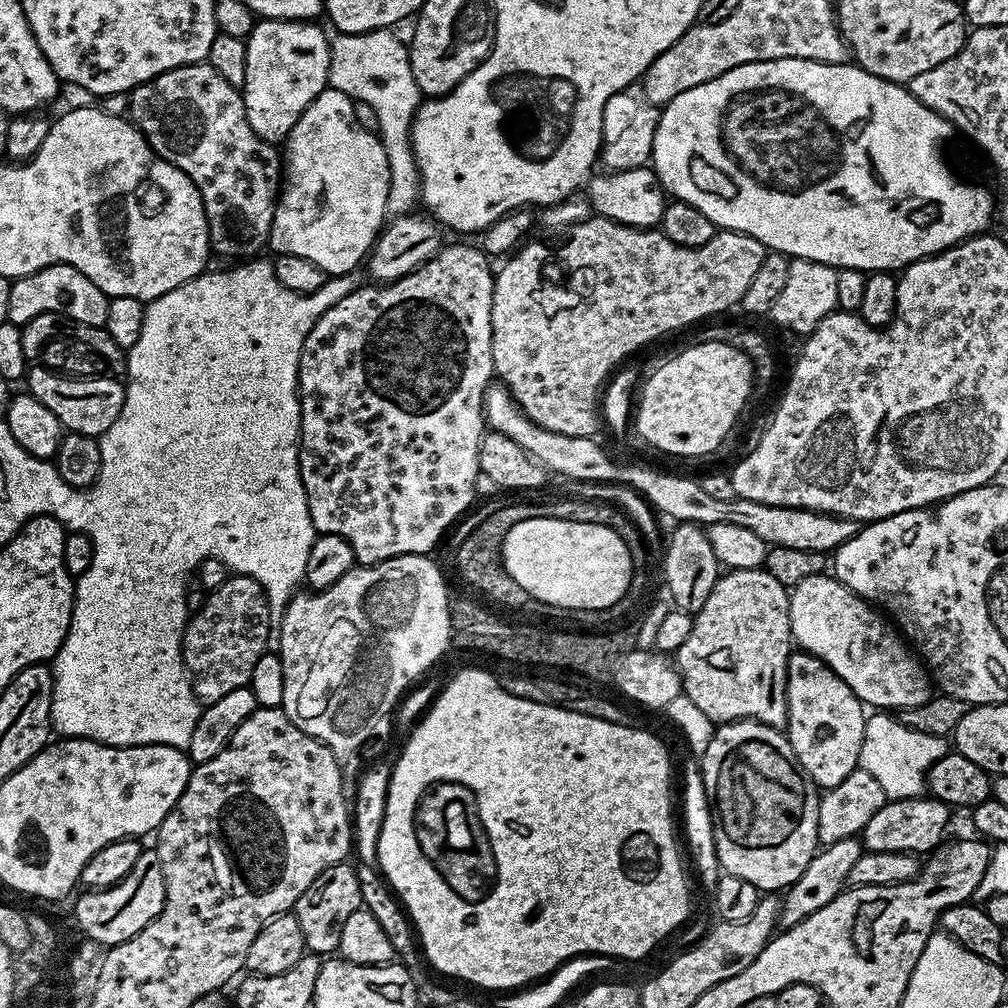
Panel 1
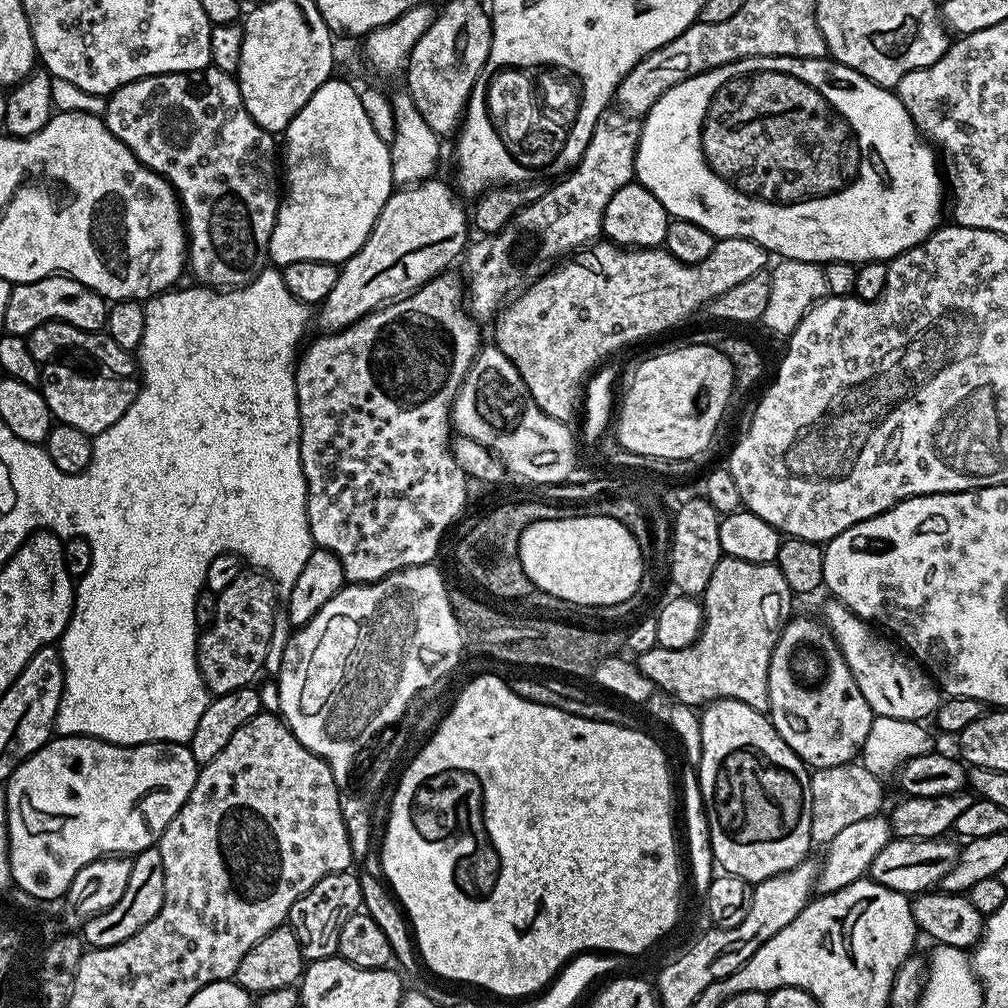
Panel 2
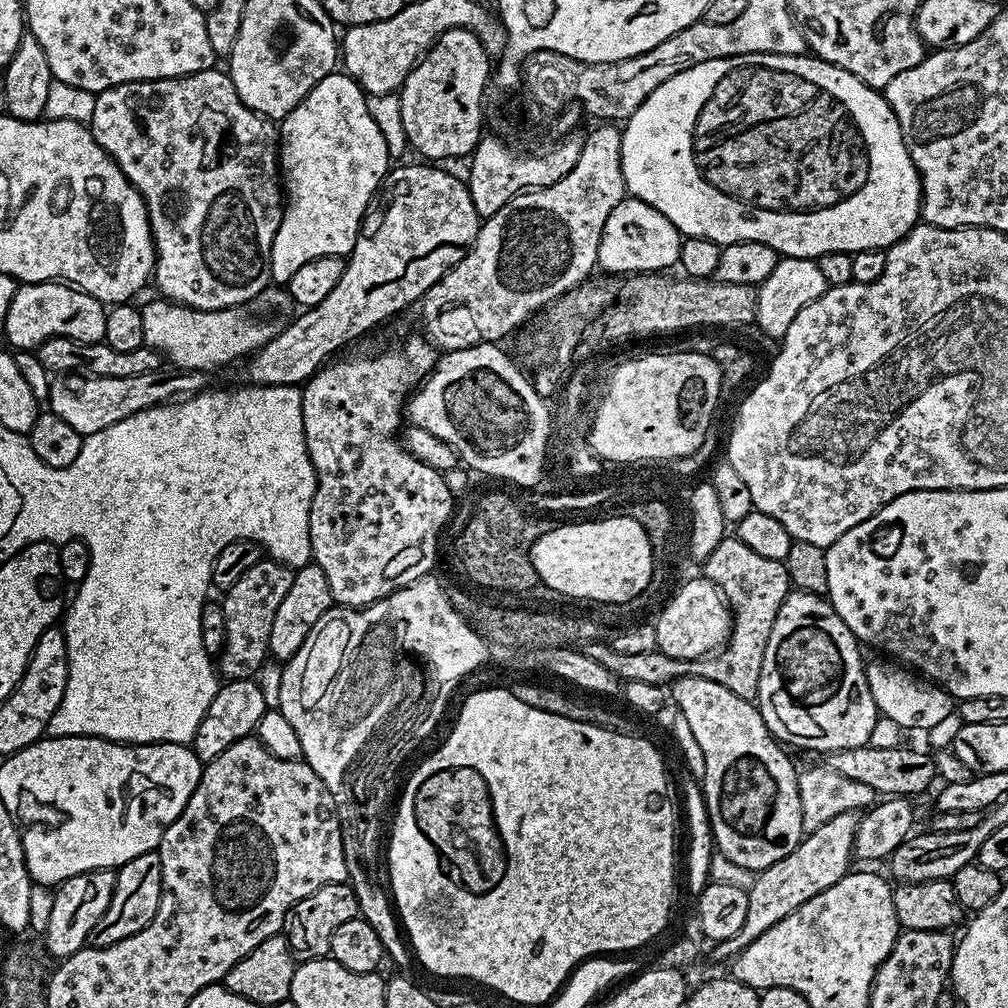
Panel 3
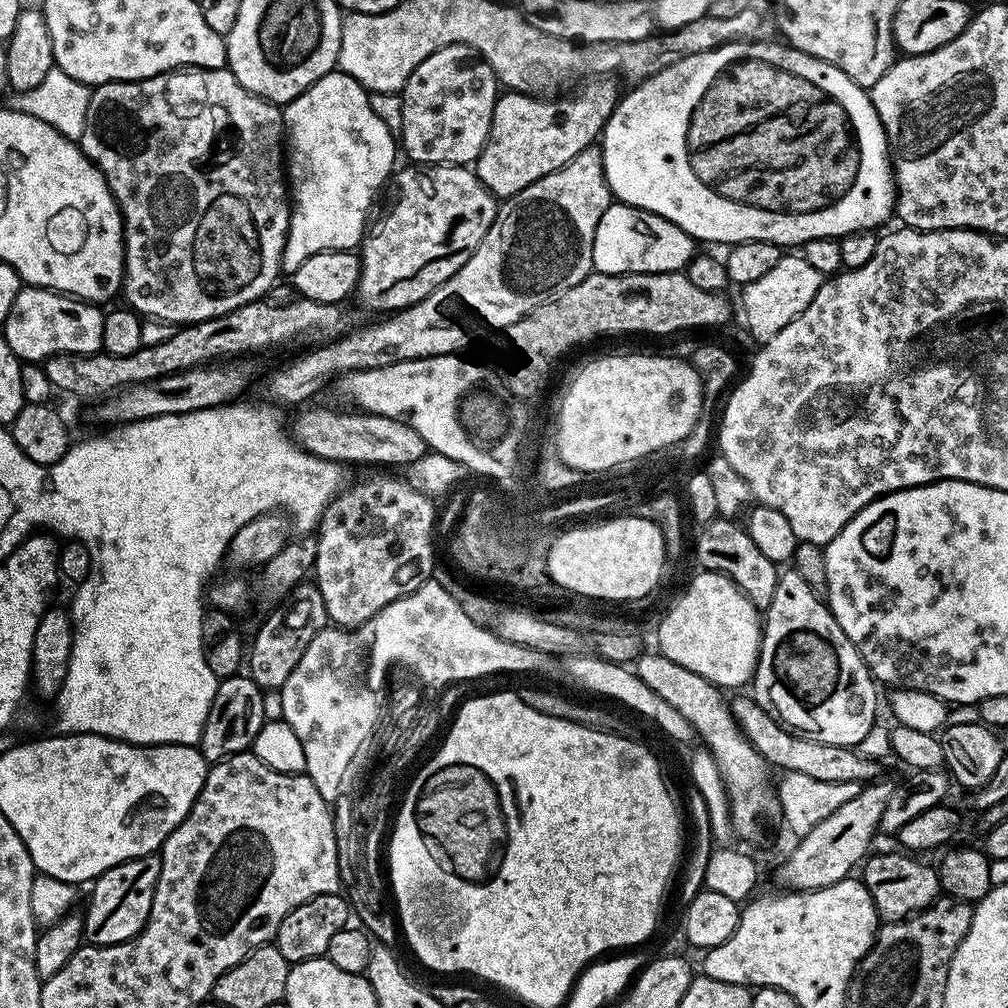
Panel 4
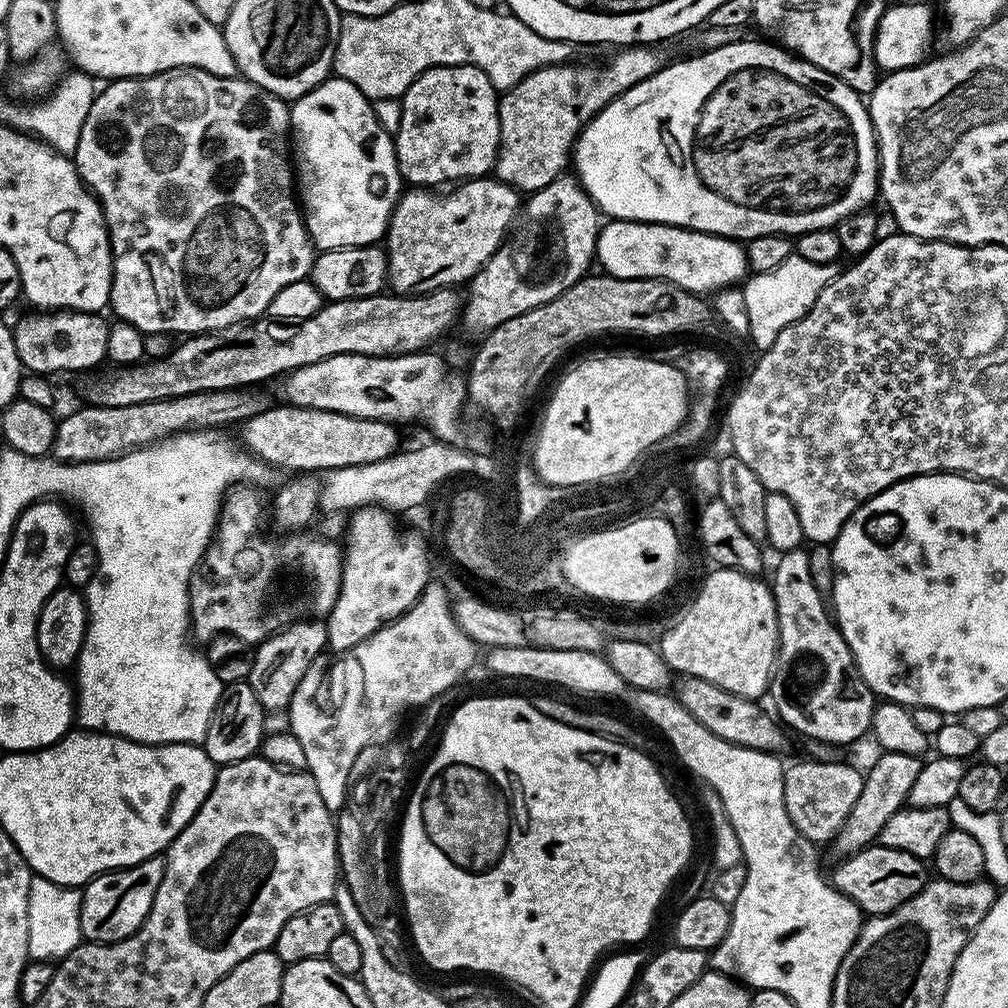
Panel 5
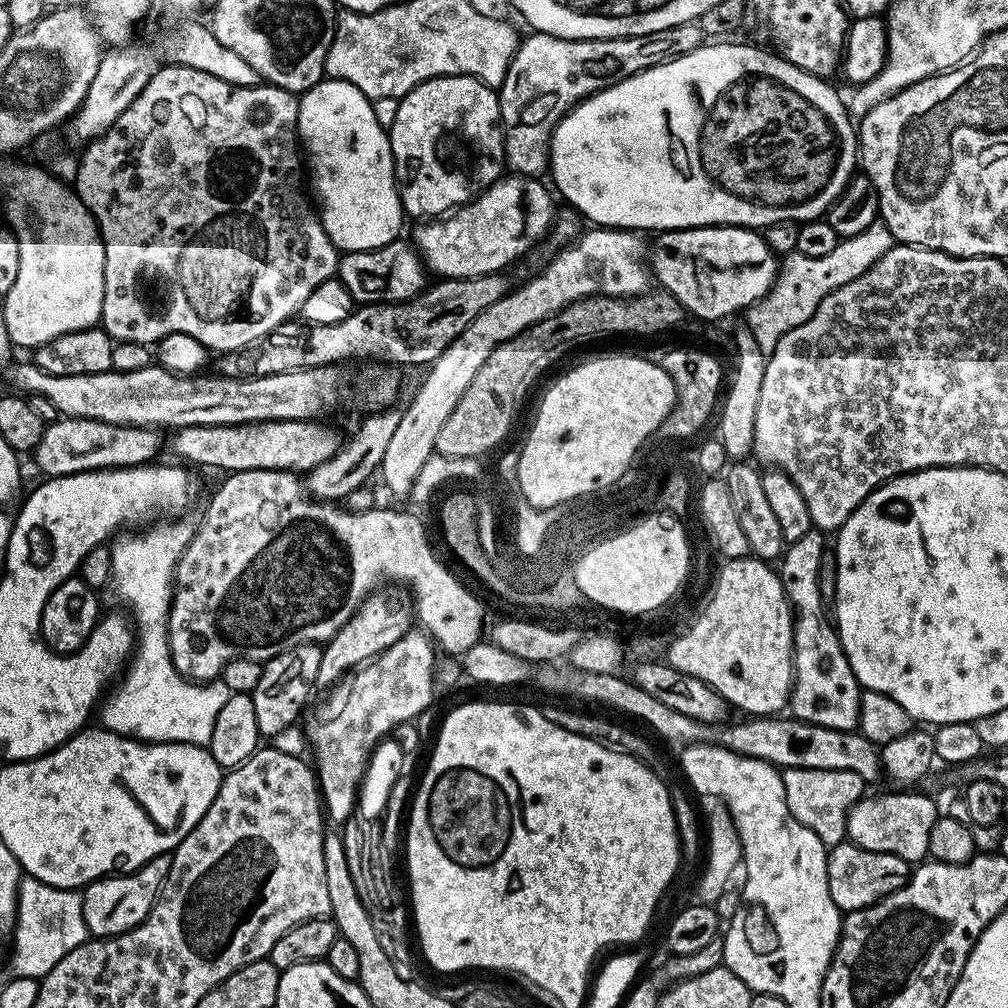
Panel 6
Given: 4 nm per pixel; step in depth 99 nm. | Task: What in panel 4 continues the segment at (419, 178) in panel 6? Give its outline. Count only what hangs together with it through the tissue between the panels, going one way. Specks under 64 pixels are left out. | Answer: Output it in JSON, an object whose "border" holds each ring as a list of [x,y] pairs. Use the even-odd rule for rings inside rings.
{"border":[[[464,44],[450,46],[430,54],[426,62],[422,62],[408,75],[402,89],[402,152],[409,156],[416,166],[435,166],[437,164],[458,164],[461,166],[475,165],[482,154],[490,134],[490,122],[494,114],[494,106],[498,99],[498,81],[490,66],[476,62],[471,68],[464,64],[470,57],[470,50]]]}

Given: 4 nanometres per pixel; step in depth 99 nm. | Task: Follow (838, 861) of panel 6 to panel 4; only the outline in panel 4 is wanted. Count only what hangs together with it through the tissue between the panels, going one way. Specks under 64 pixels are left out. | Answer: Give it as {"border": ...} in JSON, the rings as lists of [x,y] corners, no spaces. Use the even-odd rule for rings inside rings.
{"border":[[[888,852],[885,856],[873,855],[862,864],[864,885],[870,890],[876,912],[884,922],[907,920],[909,916],[932,907],[942,895],[939,871],[933,865],[931,868],[928,864],[919,864],[916,861],[919,859],[900,852]]]}

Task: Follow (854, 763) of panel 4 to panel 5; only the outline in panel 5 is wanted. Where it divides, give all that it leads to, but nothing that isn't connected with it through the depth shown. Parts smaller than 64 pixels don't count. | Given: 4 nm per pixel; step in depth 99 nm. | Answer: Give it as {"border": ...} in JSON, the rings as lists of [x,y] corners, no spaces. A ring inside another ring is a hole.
{"border":[[[697,676],[679,677],[673,685],[672,694],[700,725],[706,726],[712,734],[728,742],[777,754],[782,752],[781,749],[786,744],[779,721],[770,712],[768,714],[762,710],[757,701],[748,700]]]}

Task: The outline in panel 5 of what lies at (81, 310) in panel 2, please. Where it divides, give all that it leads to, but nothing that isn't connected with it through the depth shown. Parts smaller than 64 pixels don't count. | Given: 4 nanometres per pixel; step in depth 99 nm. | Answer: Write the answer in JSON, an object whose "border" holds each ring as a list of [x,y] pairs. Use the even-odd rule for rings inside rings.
{"border":[[[32,310],[29,316],[14,324],[12,337],[18,350],[21,365],[32,374],[53,374],[52,372],[84,372],[87,368],[99,369],[106,360],[106,334],[109,321],[95,312],[69,312],[67,310]]]}

